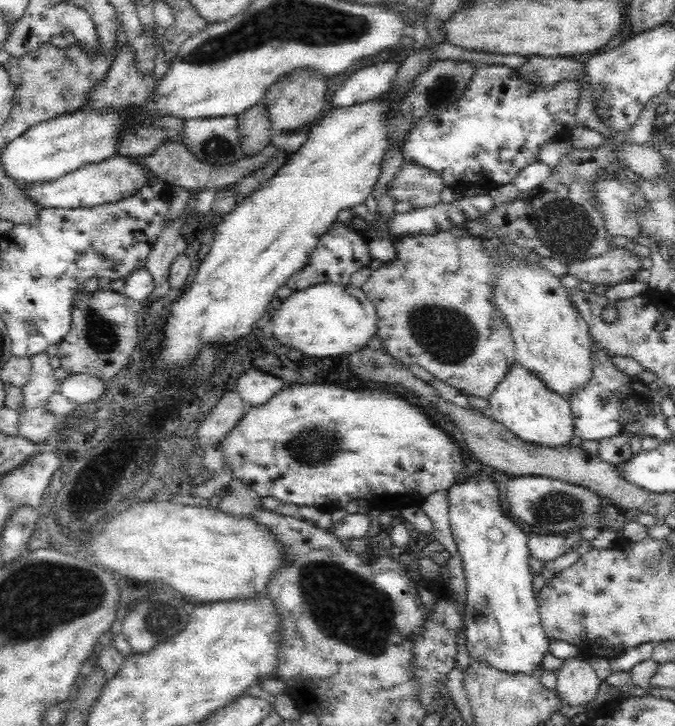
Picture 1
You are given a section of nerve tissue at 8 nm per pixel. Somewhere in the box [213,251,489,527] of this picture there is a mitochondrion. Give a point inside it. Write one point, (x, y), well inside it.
(444, 334)

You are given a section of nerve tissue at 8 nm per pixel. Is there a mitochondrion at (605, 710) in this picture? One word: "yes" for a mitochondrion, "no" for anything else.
no

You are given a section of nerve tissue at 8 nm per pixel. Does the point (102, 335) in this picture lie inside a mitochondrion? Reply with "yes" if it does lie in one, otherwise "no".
yes

